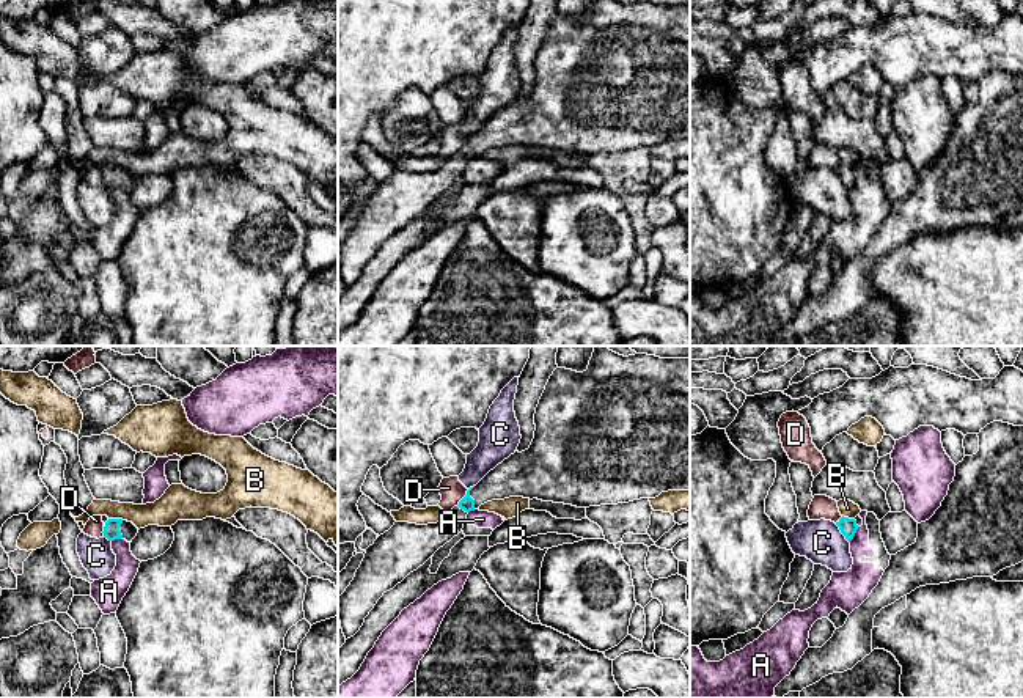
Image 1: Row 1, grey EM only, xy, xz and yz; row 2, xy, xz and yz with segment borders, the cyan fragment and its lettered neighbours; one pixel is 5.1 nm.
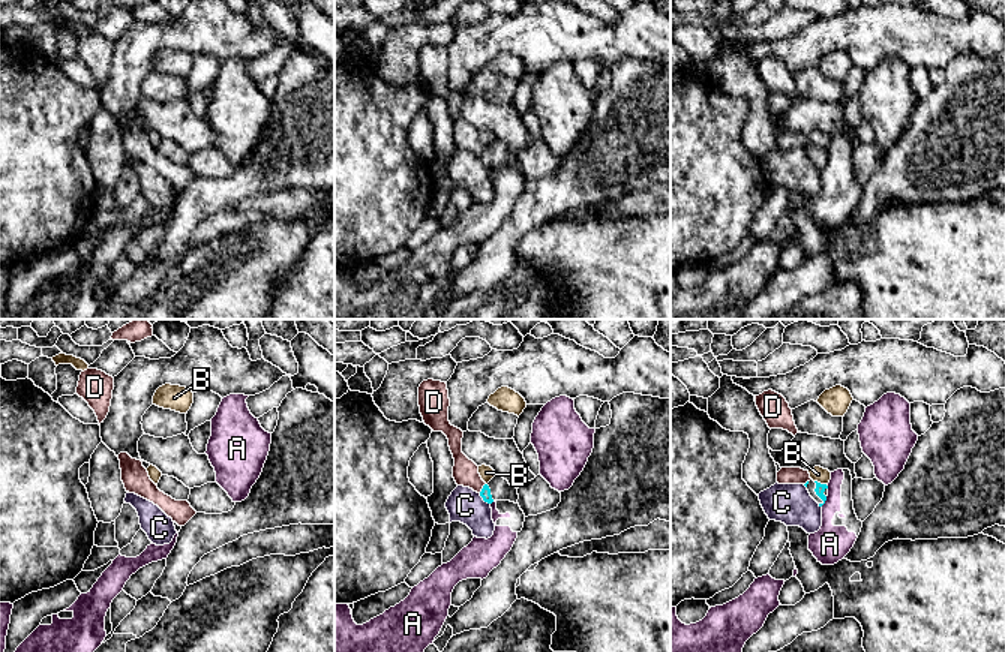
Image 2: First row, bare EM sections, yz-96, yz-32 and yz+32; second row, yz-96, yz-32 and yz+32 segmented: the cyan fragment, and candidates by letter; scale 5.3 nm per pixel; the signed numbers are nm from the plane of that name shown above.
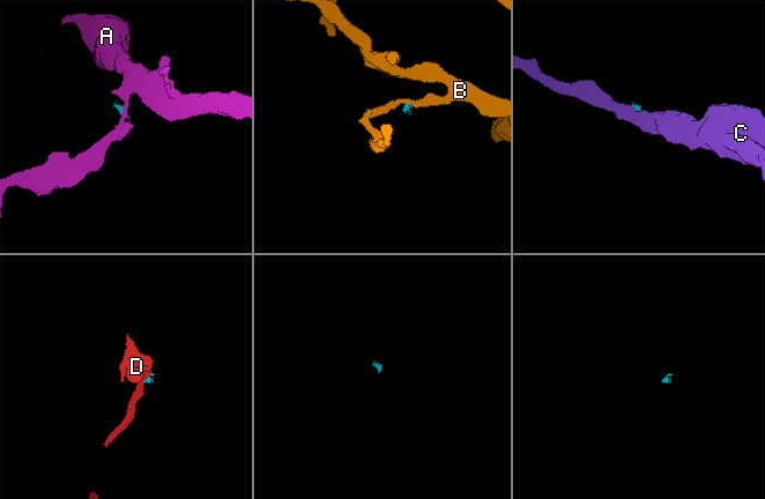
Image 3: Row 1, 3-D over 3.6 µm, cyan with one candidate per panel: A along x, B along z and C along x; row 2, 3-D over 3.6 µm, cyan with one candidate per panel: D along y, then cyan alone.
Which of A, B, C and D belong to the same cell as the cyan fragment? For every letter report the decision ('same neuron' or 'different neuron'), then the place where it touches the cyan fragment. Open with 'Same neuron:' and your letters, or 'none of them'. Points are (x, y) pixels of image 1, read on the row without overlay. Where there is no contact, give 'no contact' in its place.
Same neuron: none of them
A: different neuron; meets cyan in yz at (854, 183)
B: different neuron; meets cyan in xy at (117, 167)
C: different neuron; meets cyan in yz at (841, 180)
D: different neuron; meets cyan in xz at (464, 145)

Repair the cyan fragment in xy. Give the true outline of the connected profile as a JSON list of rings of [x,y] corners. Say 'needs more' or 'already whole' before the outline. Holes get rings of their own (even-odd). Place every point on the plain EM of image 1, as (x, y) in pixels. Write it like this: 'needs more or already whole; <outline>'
needs more; [[[102,163],[102,170],[102,181],[108,189],[126,187],[127,190],[132,190],[138,181],[138,176],[132,170],[123,167],[108,167],[107,163]]]

